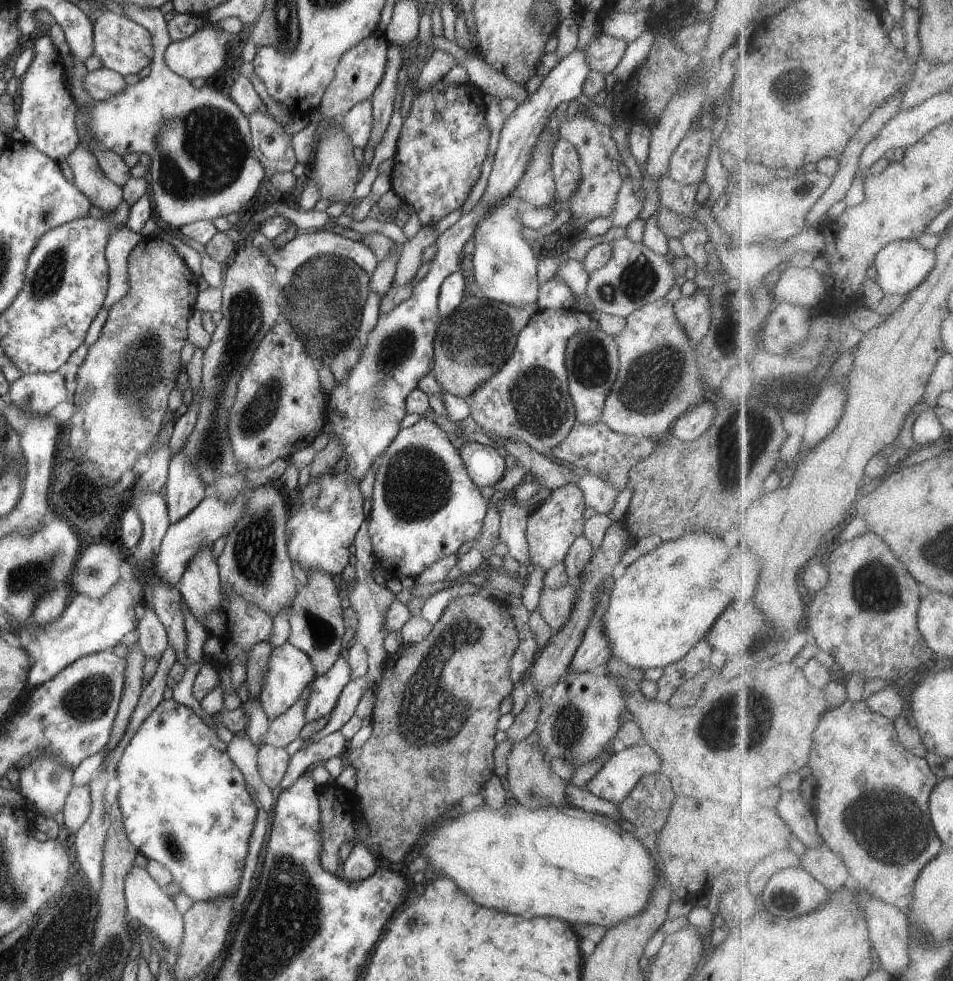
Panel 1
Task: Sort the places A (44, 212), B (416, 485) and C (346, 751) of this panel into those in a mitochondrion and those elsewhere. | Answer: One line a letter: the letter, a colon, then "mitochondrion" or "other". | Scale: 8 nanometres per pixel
A: mitochondrion
B: mitochondrion
C: other

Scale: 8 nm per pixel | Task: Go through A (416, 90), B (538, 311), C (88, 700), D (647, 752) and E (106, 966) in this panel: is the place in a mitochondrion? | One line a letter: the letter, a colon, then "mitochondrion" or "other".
A: other
B: other
C: mitochondrion
D: other
E: mitochondrion

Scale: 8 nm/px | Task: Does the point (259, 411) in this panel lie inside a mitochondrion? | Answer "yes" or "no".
yes

